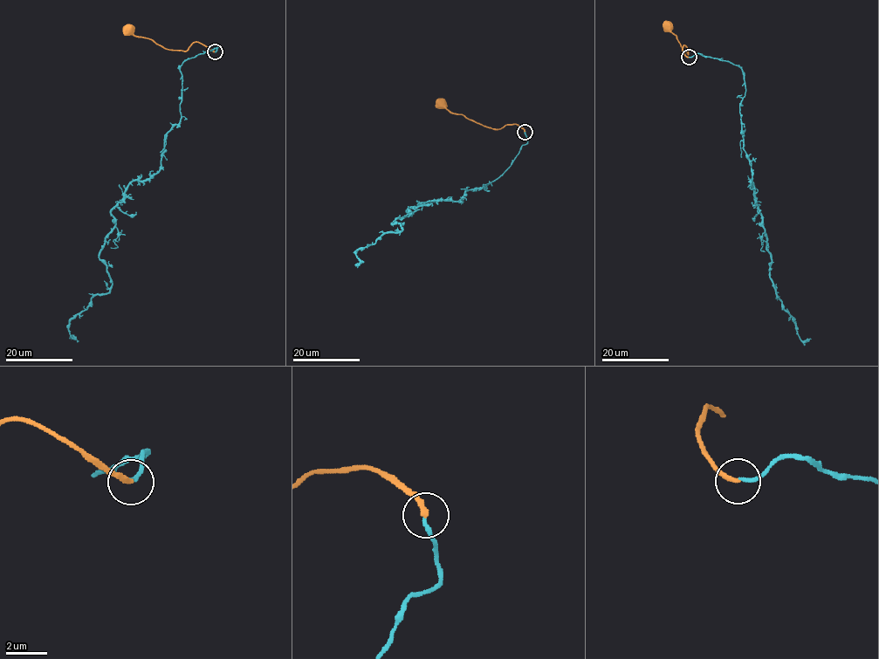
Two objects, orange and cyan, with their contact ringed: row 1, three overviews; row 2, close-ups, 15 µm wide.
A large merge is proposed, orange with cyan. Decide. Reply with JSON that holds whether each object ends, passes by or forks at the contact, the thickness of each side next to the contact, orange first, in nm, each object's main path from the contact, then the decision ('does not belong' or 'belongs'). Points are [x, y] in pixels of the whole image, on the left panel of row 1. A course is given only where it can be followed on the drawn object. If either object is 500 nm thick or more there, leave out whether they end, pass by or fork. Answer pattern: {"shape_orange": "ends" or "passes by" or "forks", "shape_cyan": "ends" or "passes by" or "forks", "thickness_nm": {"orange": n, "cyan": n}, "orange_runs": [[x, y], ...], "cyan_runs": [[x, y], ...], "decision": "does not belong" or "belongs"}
{"shape_orange": "ends", "shape_cyan": "ends", "thickness_nm": {"orange": 240, "cyan": 180}, "orange_runs": [[216, 51], [198, 42], [194, 42], [186, 51], [167, 50], [127, 30]], "cyan_runs": [[216, 51], [180, 66], [181, 120], [160, 169], [111, 212], [99, 254], [111, 289], [72, 334]], "decision": "does not belong"}

